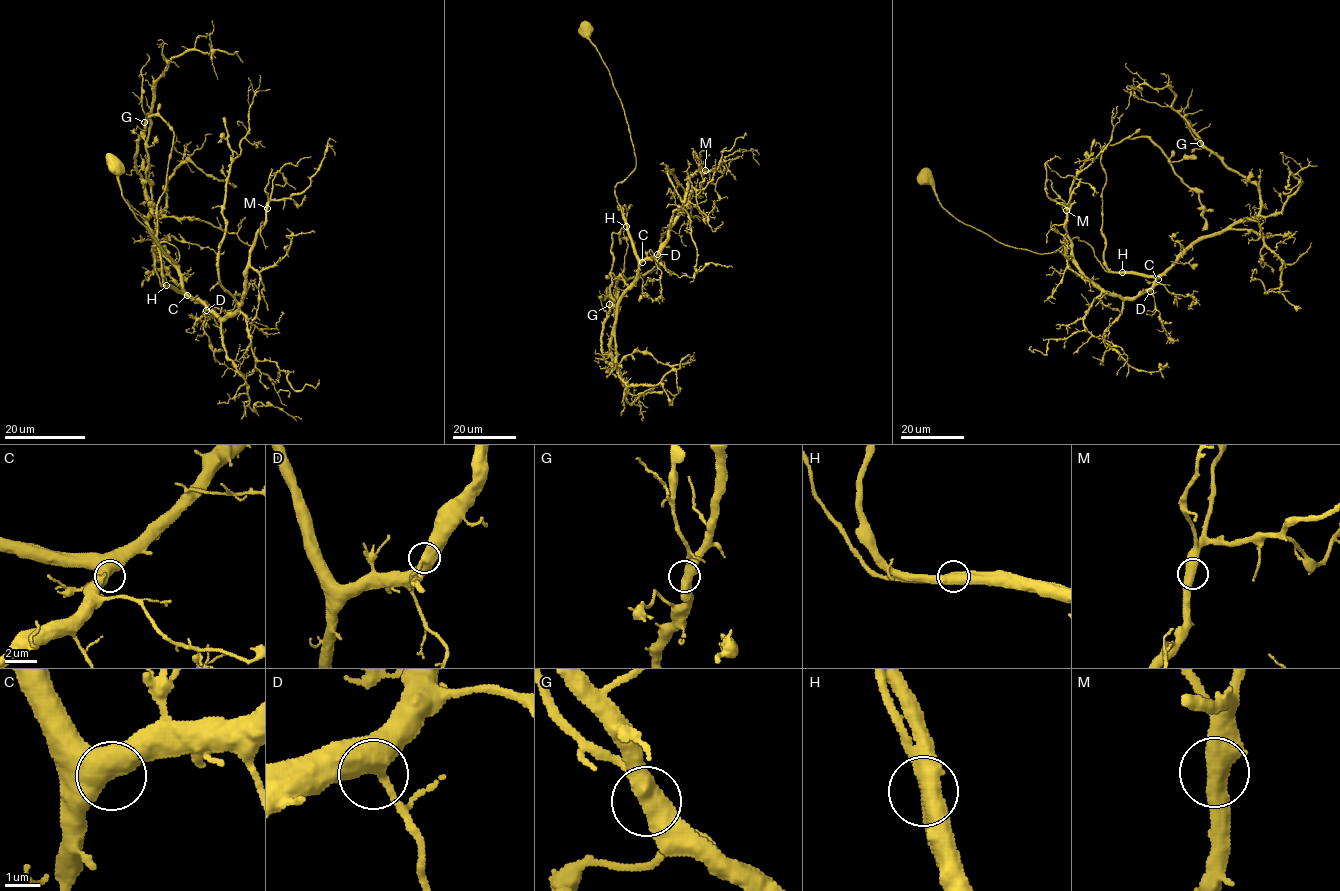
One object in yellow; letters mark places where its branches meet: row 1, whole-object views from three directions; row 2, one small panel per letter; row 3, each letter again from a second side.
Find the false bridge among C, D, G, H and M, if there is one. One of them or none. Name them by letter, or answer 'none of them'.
none of them

